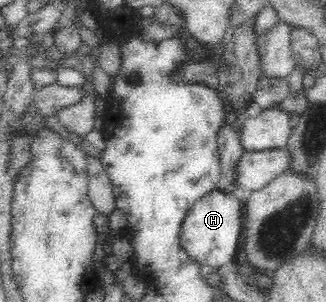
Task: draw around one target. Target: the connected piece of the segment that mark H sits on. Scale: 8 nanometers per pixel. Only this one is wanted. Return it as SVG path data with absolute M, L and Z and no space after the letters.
M217 187L201 197L188 210L184 218L179 240L187 254L200 266L220 269L225 263L236 263L243 233L243 207L238 198Z

